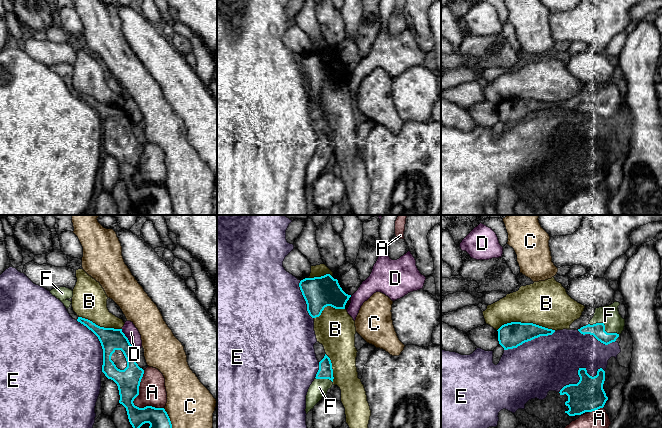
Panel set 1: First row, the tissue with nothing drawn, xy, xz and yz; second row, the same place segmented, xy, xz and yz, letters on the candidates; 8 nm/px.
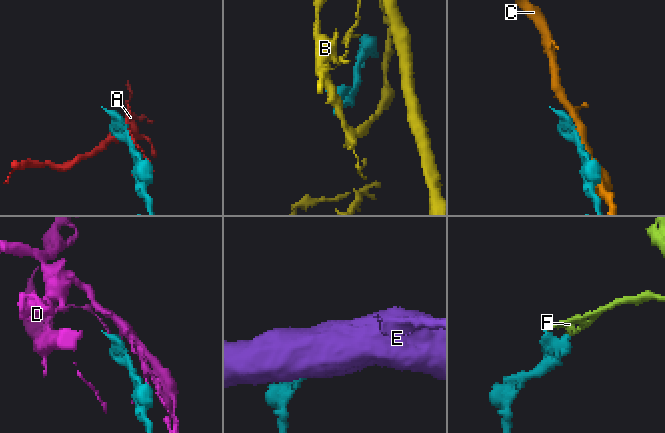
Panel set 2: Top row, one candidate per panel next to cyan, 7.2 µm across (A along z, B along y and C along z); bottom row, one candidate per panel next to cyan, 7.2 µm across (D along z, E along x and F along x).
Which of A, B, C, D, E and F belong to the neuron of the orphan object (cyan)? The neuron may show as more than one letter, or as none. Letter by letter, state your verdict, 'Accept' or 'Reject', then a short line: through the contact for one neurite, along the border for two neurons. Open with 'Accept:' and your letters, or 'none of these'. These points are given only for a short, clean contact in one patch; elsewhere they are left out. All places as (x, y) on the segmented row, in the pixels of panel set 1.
Accept: F
A: Reject
B: Reject
C: Reject
D: Reject. Line: xy (121, 329), (133, 347)
E: Reject
F: Accept

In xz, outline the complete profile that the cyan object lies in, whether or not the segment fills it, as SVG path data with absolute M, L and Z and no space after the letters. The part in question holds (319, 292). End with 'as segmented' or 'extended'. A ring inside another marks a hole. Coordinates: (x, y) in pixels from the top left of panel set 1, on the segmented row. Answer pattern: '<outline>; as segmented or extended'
M330 274L321 277L305 278L299 283L300 290L307 304L307 311L312 318L319 317L325 307L345 309L351 295L346 294L338 280Z; as segmented

